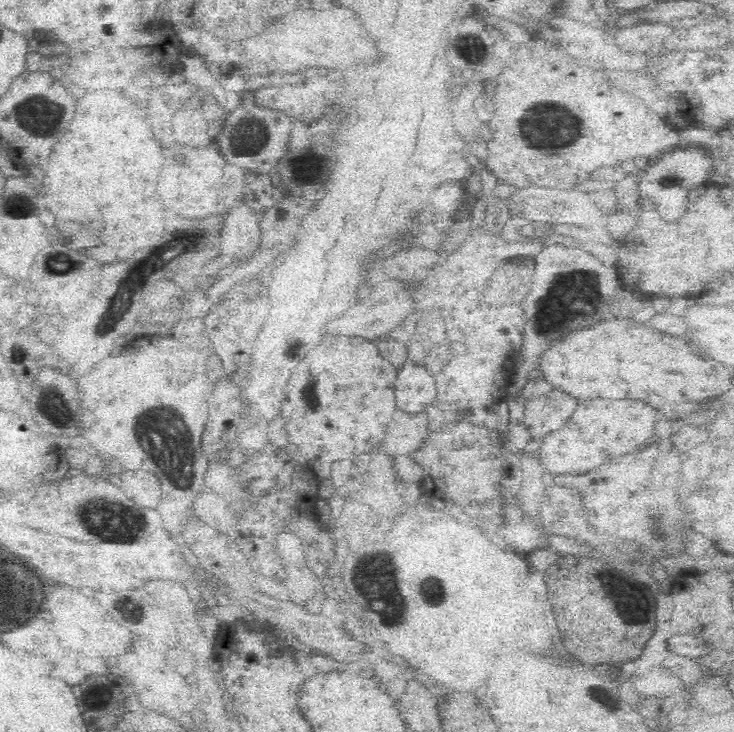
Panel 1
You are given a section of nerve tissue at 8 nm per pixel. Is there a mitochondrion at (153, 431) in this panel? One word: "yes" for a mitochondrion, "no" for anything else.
yes

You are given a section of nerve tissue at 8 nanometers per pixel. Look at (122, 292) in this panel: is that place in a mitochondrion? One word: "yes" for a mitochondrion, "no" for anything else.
yes

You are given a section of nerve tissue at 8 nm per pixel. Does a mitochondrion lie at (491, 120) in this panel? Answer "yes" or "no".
no

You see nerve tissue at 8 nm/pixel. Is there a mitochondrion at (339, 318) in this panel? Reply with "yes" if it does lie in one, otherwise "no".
no

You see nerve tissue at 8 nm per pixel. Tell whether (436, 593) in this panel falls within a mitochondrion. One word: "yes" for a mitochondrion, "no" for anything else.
yes

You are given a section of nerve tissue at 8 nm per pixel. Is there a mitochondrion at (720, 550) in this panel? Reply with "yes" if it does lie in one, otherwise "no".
no

